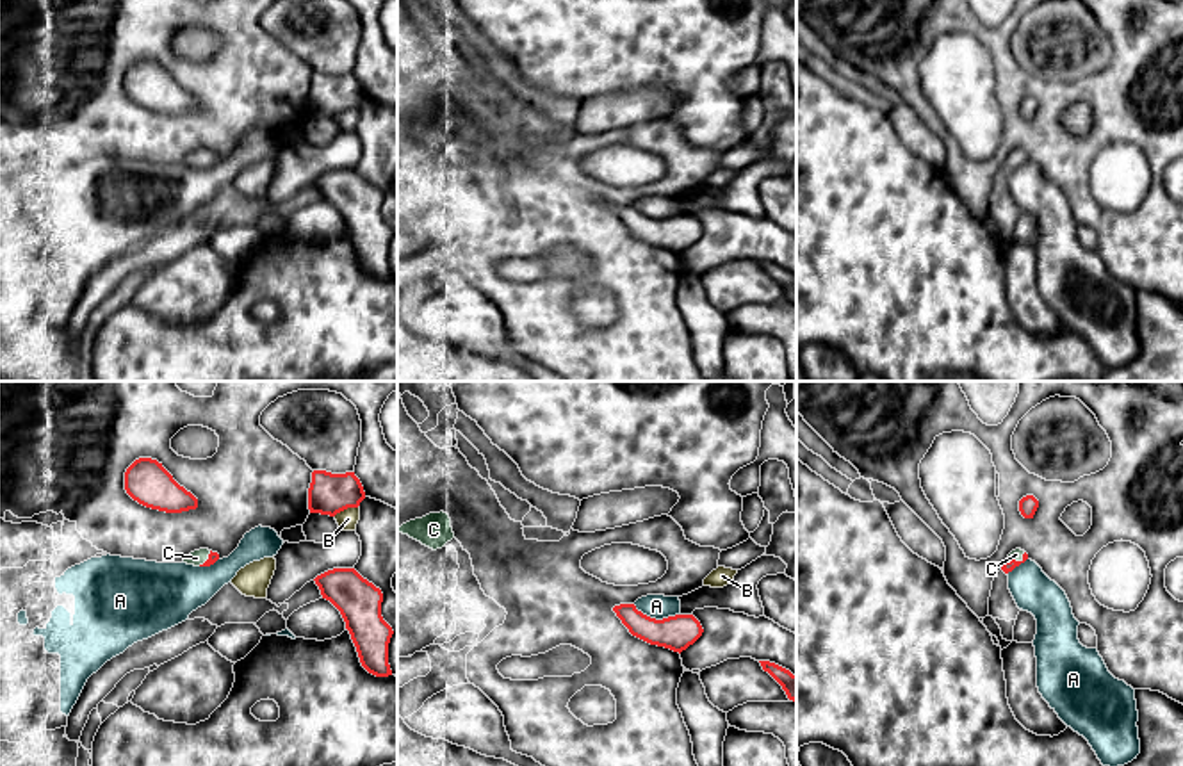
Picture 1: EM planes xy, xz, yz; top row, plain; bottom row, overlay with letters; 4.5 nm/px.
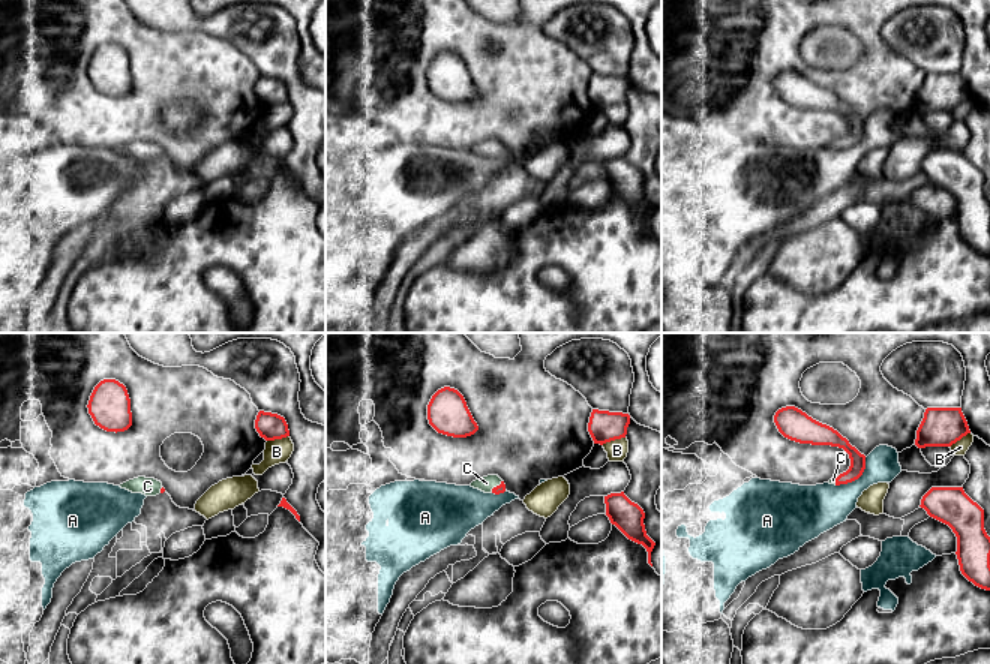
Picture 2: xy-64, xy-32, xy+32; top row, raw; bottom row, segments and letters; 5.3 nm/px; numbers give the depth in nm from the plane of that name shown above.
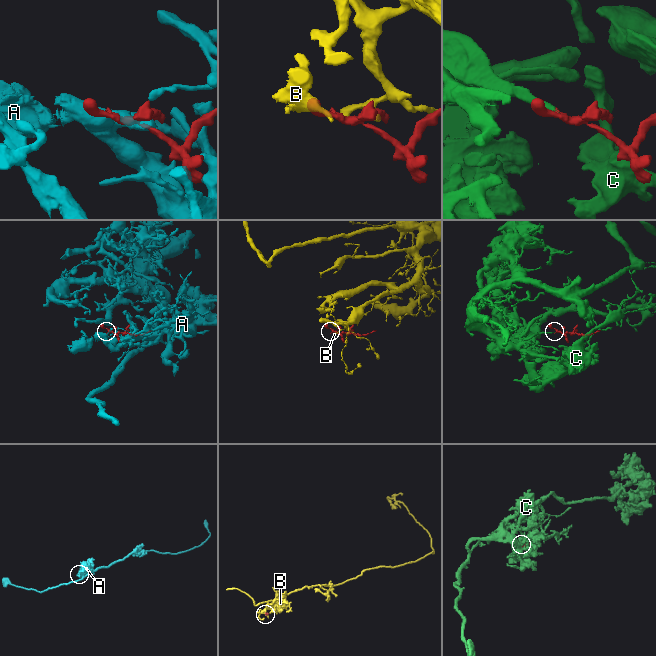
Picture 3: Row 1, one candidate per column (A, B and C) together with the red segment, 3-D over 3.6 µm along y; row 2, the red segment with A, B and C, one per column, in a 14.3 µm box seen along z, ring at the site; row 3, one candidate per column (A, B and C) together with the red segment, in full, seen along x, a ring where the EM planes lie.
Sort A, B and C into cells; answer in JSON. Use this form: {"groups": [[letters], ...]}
{"groups": [["A"], ["B"], ["C"]]}

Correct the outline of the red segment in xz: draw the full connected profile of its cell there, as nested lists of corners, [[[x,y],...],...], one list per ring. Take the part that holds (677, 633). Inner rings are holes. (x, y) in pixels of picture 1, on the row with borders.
[[[620,604],[615,606],[613,611],[632,636],[679,654],[693,645],[704,632],[693,615],[675,615],[656,620],[638,611],[634,604]]]

